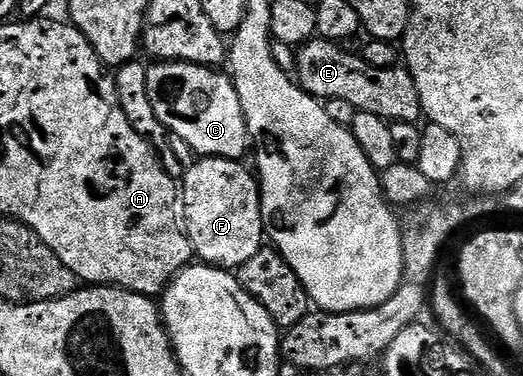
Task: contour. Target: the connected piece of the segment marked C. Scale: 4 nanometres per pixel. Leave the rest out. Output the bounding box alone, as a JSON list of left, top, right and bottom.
[147,61,249,159]

